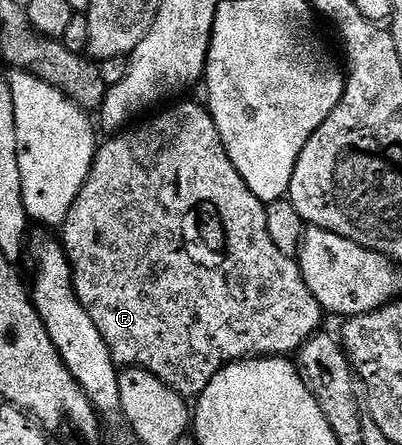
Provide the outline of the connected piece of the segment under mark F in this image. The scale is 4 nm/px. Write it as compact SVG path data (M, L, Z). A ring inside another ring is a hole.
M188 100L164 114L158 114L151 116L156 118L148 117L148 122L140 130L128 128L108 137L107 143L104 146L102 143L96 149L89 176L77 200L73 200L69 216L63 221L61 241L71 262L77 300L81 300L93 324L97 324L97 332L105 336L105 344L111 349L115 365L120 368L140 366L191 400L203 394L213 376L217 376L217 372L221 372L230 362L242 362L244 358L294 355L314 334L320 333L322 326L319 325L325 319L325 311L321 304L317 304L313 292L309 292L299 271L298 261L273 244L265 224L266 205L257 196L253 196L253 192L249 192L245 180L241 180L241 174L234 168L233 160L229 160L210 109L194 100Z

